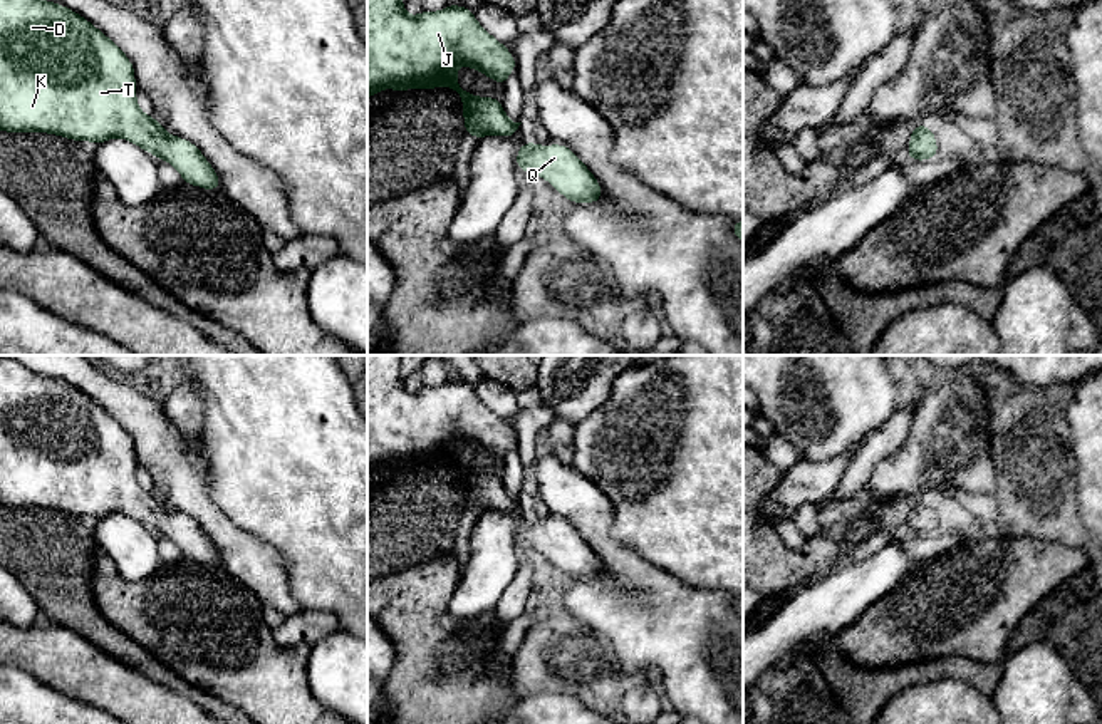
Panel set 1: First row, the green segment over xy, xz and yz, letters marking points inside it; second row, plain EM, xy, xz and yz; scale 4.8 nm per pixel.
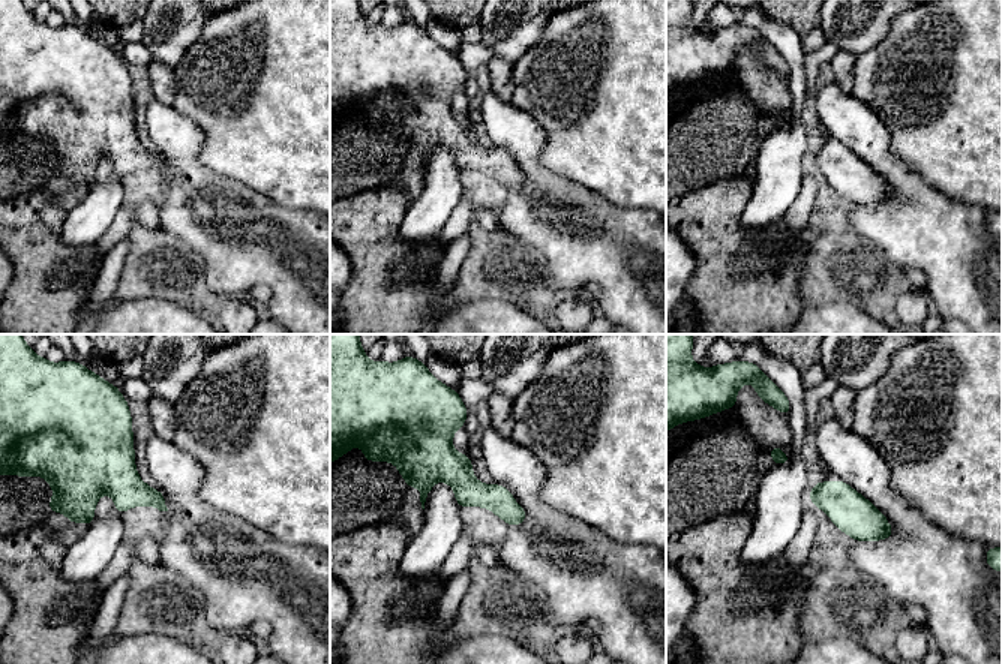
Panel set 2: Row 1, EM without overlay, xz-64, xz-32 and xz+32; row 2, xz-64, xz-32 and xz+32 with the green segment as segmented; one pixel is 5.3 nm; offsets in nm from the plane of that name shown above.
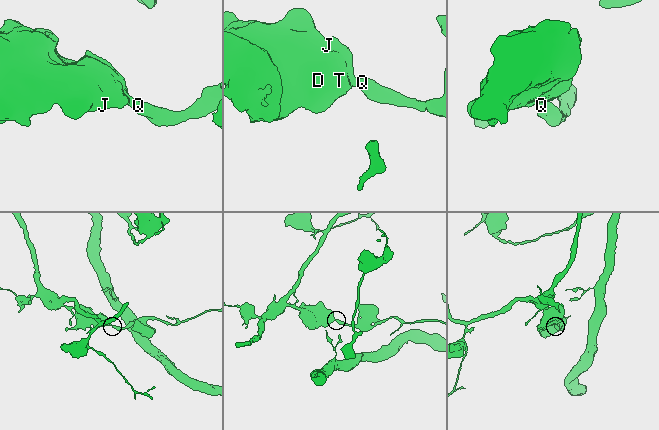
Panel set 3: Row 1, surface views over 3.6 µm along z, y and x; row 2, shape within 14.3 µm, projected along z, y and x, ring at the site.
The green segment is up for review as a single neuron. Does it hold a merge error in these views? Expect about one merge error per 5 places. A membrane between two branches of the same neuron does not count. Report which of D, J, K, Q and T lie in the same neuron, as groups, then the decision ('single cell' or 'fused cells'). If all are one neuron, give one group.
D J K Q T | single cell

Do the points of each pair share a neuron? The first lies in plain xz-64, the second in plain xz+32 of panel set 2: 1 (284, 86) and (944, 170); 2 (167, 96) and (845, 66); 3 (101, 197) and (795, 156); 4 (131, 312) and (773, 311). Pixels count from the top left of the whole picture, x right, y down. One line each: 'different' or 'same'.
1: same
2: same
3: same
4: different

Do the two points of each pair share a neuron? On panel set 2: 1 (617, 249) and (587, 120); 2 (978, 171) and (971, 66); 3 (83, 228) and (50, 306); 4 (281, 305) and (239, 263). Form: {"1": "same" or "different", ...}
{"1": "different", "2": "same", "3": "different", "4": "same"}

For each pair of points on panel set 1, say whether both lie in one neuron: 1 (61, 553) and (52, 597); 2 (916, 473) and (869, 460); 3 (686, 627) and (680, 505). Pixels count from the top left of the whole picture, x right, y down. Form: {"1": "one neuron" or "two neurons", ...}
{"1": "one neuron", "2": "two neurons", "3": "two neurons"}

